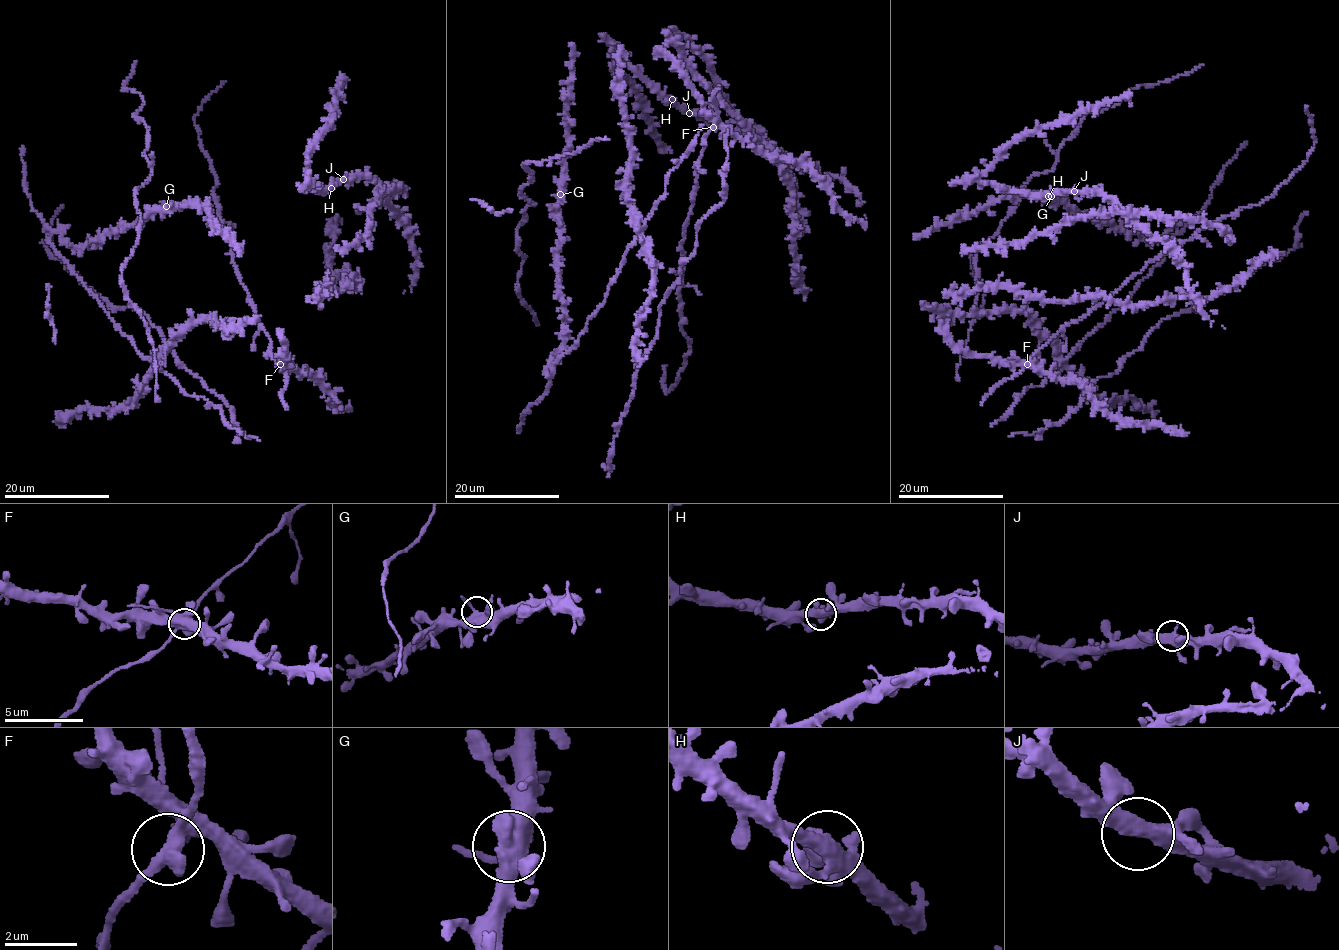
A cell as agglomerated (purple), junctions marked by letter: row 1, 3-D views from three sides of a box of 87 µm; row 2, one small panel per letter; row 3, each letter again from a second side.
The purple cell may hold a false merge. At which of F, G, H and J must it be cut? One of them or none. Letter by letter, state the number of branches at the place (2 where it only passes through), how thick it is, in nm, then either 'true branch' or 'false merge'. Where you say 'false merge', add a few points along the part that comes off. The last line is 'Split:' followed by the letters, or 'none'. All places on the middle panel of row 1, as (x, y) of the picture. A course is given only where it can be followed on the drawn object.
F: 3 branches meet; 400 nm thick; true branch
G: 3 branches meet; 400 nm thick; true branch
H: 3 branches meet; 400 nm thick; true branch
J: 3 branches meet; 400 nm thick; true branch
Split: none

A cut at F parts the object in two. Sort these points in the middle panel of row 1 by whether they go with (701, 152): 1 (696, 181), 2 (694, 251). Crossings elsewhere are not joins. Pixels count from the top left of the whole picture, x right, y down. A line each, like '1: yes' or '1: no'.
1: yes
2: no

